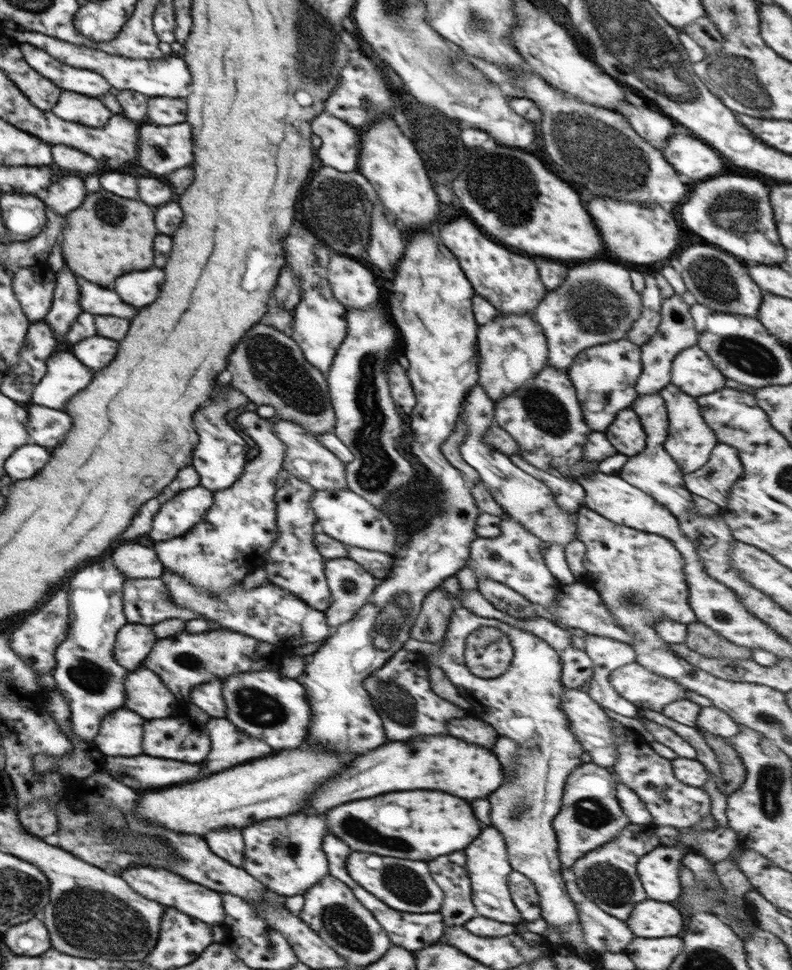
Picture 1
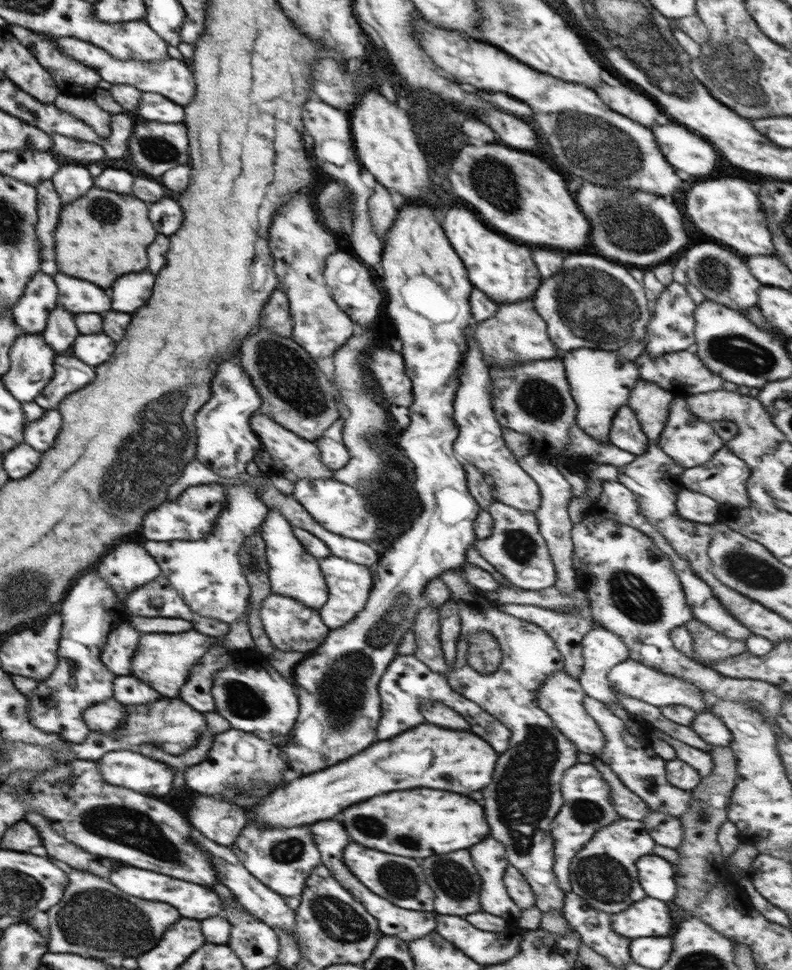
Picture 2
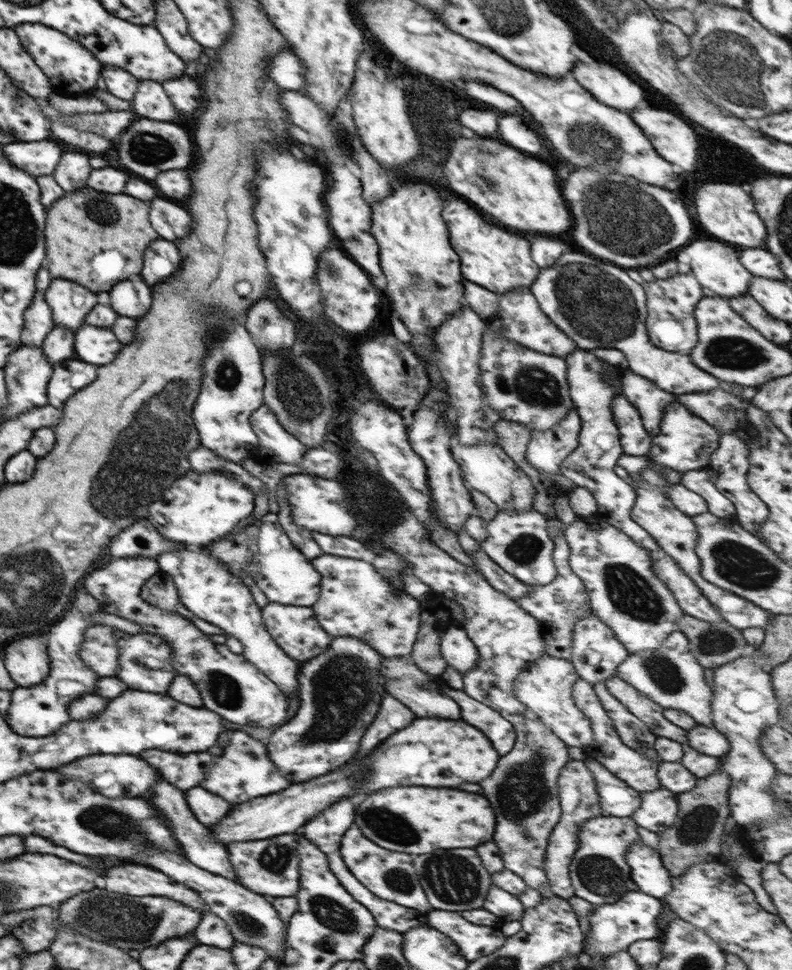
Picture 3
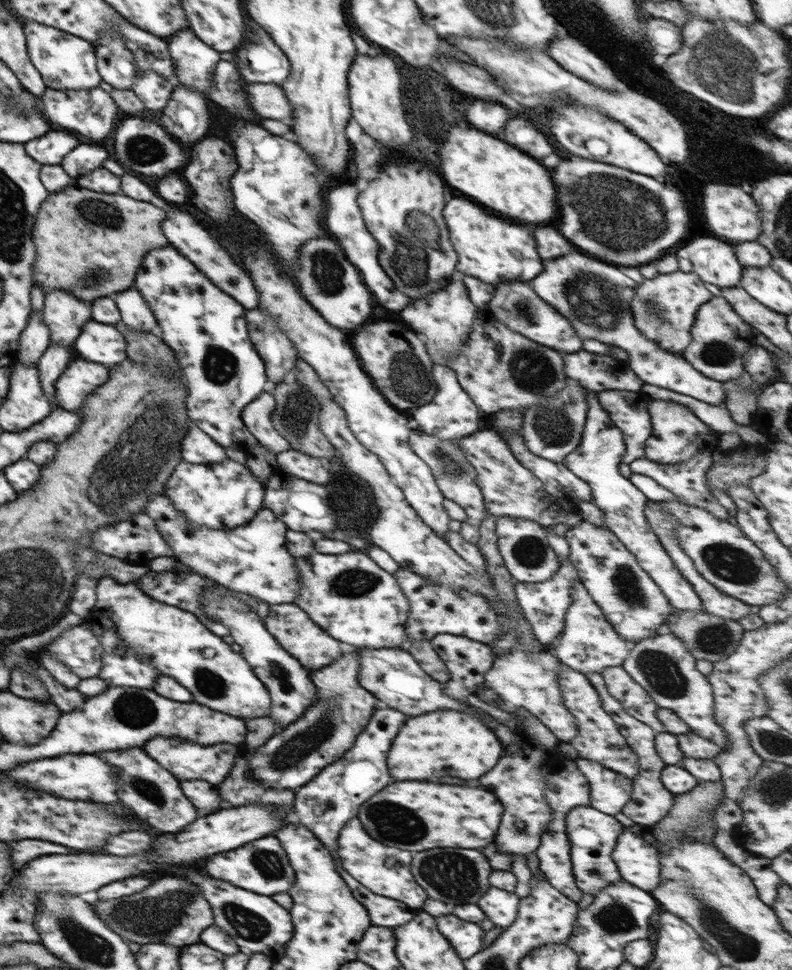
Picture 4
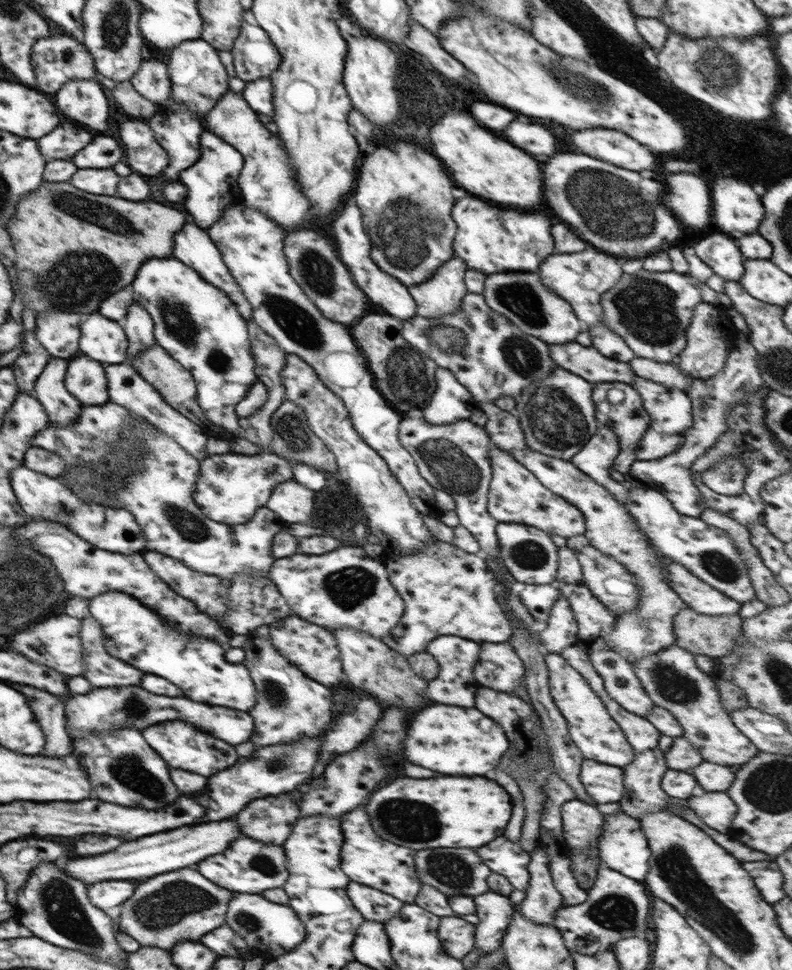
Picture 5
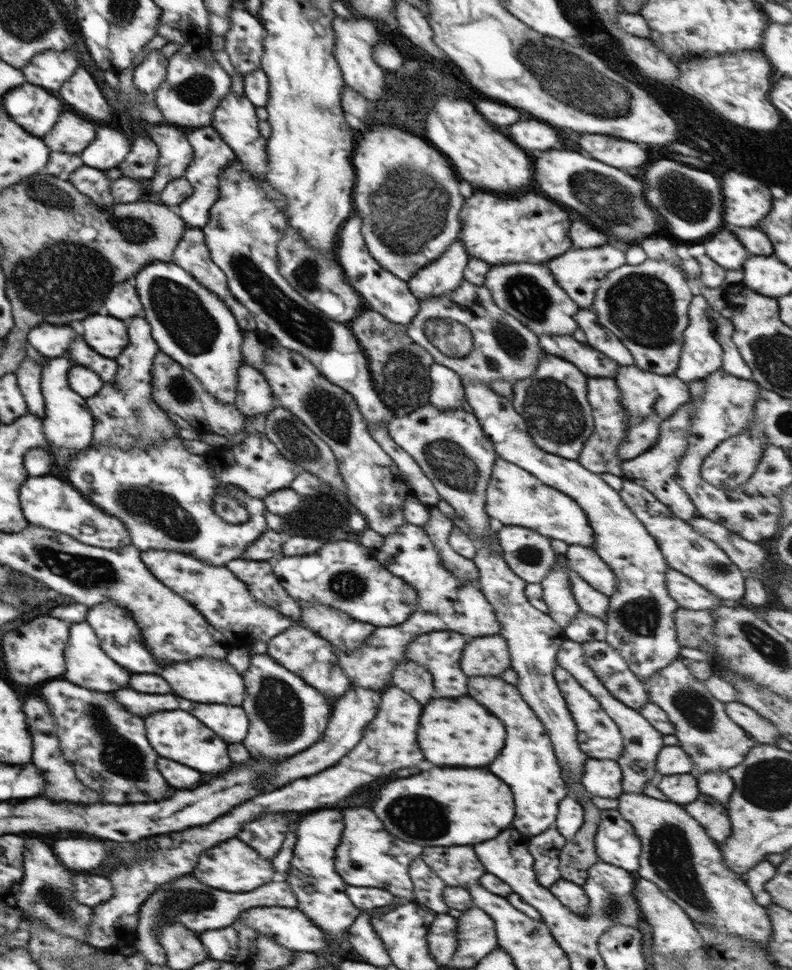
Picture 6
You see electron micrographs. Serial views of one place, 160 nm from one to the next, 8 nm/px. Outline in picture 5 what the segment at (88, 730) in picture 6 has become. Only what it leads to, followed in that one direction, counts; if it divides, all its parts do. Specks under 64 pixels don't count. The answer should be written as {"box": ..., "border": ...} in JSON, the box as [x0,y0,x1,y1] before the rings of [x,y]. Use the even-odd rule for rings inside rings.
{"box":[72,728,178,810],"border":[[[122,728],[111,733],[102,733],[102,736],[92,733],[88,738],[76,740],[72,746],[72,756],[84,766],[94,794],[104,802],[158,810],[178,798],[176,786],[168,778],[166,762],[148,746],[142,732],[136,728]]]}

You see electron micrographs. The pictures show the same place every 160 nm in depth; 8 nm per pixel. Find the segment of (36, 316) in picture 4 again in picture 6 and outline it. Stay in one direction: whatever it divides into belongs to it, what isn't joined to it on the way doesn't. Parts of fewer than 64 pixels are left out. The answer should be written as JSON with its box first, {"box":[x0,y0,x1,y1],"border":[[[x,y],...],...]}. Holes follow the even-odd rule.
{"box":[15,356,45,418],"border":[[[27,356],[15,372],[18,388],[22,391],[27,410],[40,418],[45,417],[45,400],[41,391],[42,364]]]}

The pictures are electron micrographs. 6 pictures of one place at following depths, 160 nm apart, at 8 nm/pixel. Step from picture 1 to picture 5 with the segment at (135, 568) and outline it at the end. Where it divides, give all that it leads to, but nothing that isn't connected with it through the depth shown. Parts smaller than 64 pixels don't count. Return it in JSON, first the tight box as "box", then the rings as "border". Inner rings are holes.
{"box":[89,590,258,713],"border":[[[109,590],[99,594],[91,599],[89,611],[91,617],[102,625],[104,646],[114,658],[120,658],[142,672],[170,680],[194,702],[226,706],[246,713],[256,706],[258,693],[249,670],[243,663],[228,662],[219,643],[178,634],[150,606],[144,606],[138,598],[124,592]],[[218,666],[228,666],[228,676]]]}

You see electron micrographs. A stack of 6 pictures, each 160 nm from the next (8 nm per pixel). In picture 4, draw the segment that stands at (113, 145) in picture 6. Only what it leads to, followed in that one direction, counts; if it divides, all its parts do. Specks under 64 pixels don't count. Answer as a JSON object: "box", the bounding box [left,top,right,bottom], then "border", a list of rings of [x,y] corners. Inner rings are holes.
{"box":[60,142,108,180],"border":[[[82,142],[69,152],[60,165],[70,175],[72,180],[77,180],[79,176],[88,174],[96,168],[102,167],[102,162],[108,158],[108,152],[96,144],[82,144]]]}

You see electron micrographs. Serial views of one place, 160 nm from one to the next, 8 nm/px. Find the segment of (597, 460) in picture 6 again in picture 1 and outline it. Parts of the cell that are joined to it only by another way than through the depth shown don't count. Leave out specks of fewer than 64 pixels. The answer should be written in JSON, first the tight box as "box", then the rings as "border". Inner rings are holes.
{"box":[605,408,646,457],"border":[[[631,408],[617,413],[605,435],[617,452],[627,457],[645,450],[646,433],[636,411]]]}

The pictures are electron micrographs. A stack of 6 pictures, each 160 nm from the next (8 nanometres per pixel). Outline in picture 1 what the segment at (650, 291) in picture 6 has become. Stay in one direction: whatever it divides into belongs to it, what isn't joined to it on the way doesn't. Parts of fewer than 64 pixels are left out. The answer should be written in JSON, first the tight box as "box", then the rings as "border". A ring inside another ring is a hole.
{"box":[636,293,698,395],"border":[[[674,293],[670,298],[664,299],[661,306],[661,321],[657,331],[641,348],[641,363],[643,372],[638,377],[636,390],[639,395],[659,393],[668,383],[671,382],[672,361],[675,356],[697,345],[698,334],[695,329],[695,322],[690,314],[688,305],[681,294]]]}

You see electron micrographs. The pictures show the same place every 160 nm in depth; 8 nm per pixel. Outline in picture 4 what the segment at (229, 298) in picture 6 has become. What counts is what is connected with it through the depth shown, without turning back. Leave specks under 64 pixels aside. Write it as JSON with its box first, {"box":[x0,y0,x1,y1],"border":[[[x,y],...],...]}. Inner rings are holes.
{"box":[162,208,259,309],"border":[[[168,208],[168,218],[164,220],[162,230],[172,247],[180,250],[180,254],[184,254],[184,257],[188,258],[196,266],[196,269],[206,275],[212,284],[235,298],[236,302],[239,302],[245,309],[257,308],[259,294],[252,279],[242,268],[238,268],[238,265],[234,264],[234,260],[228,252],[218,242],[214,242],[214,238],[188,212]]]}

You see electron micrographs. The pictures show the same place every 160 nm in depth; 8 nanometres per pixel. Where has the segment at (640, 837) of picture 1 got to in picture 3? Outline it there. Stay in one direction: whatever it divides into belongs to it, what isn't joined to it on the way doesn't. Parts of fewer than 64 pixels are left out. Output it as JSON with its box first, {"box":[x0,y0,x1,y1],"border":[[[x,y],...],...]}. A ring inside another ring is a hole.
{"box":[569,815,640,906],"border":[[[609,815],[592,818],[581,826],[578,850],[570,863],[569,874],[575,896],[600,906],[616,902],[623,894],[637,890],[636,883],[631,879],[630,866],[625,861],[628,847],[640,840],[637,827],[631,817],[617,818]]]}

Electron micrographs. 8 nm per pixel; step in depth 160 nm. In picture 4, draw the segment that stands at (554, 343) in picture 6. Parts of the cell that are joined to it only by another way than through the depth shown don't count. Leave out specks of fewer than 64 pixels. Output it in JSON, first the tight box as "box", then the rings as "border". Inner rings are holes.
{"box":[561,350,643,391],"border":[[[586,350],[561,353],[564,370],[570,381],[580,382],[588,390],[640,391],[643,380],[638,378],[627,361]]]}

